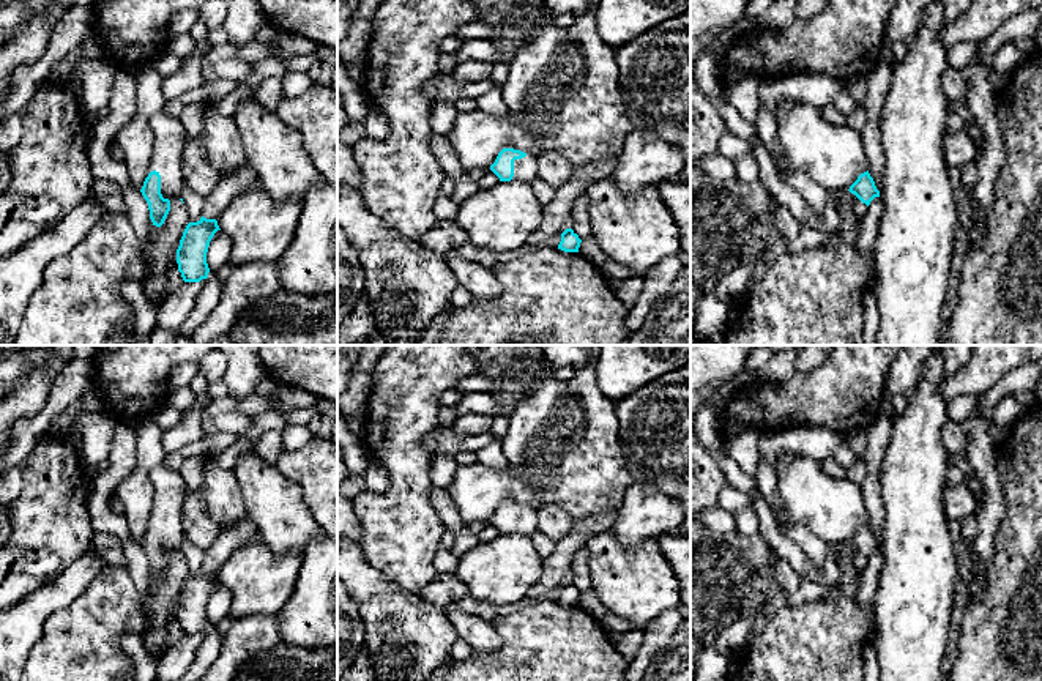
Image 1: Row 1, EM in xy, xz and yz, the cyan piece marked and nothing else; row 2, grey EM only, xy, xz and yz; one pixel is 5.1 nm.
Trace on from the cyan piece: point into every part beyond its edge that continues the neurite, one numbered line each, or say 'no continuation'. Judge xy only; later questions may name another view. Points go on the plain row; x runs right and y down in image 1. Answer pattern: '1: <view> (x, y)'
1: xy (169, 486)

